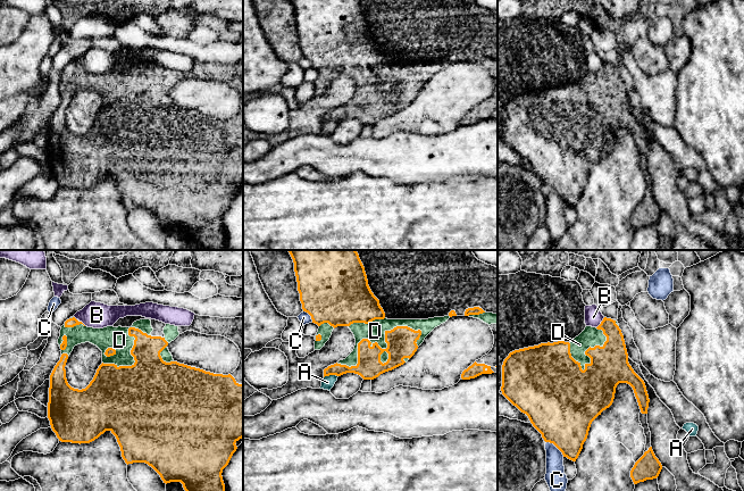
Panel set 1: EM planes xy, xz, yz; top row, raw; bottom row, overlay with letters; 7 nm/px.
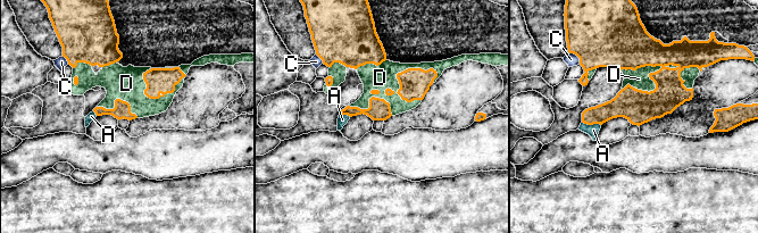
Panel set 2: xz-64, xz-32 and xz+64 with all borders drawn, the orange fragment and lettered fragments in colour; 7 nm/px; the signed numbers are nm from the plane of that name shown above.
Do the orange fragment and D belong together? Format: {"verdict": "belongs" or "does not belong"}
{"verdict": "belongs"}

